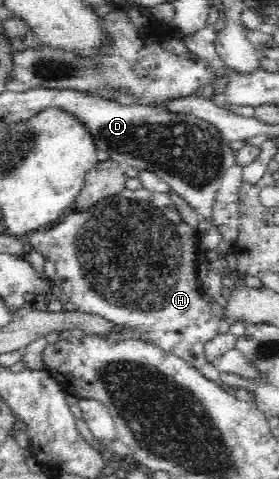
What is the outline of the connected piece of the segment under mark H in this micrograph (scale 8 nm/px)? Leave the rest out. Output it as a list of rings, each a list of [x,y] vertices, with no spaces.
[[[141,187],[137,190],[124,189],[118,194],[107,196],[106,198],[97,200],[94,204],[91,204],[85,209],[76,209],[73,207],[70,210],[70,214],[66,213],[66,216],[60,220],[60,222],[54,222],[48,227],[30,231],[25,239],[30,242],[32,248],[38,252],[42,252],[46,259],[53,261],[56,267],[55,282],[62,292],[69,296],[69,301],[76,306],[76,310],[94,313],[100,315],[118,325],[126,325],[128,330],[126,332],[110,332],[106,334],[106,337],[110,341],[117,341],[118,339],[142,339],[158,345],[163,352],[175,354],[182,360],[189,362],[199,370],[208,363],[207,354],[205,353],[205,344],[208,339],[211,339],[215,334],[228,331],[231,326],[231,322],[226,319],[220,319],[212,313],[211,305],[202,299],[202,289],[198,283],[198,251],[202,248],[200,236],[198,232],[192,226],[188,225],[182,218],[180,212],[175,206],[175,203],[170,199],[170,195],[161,192],[154,192],[147,188]]]

